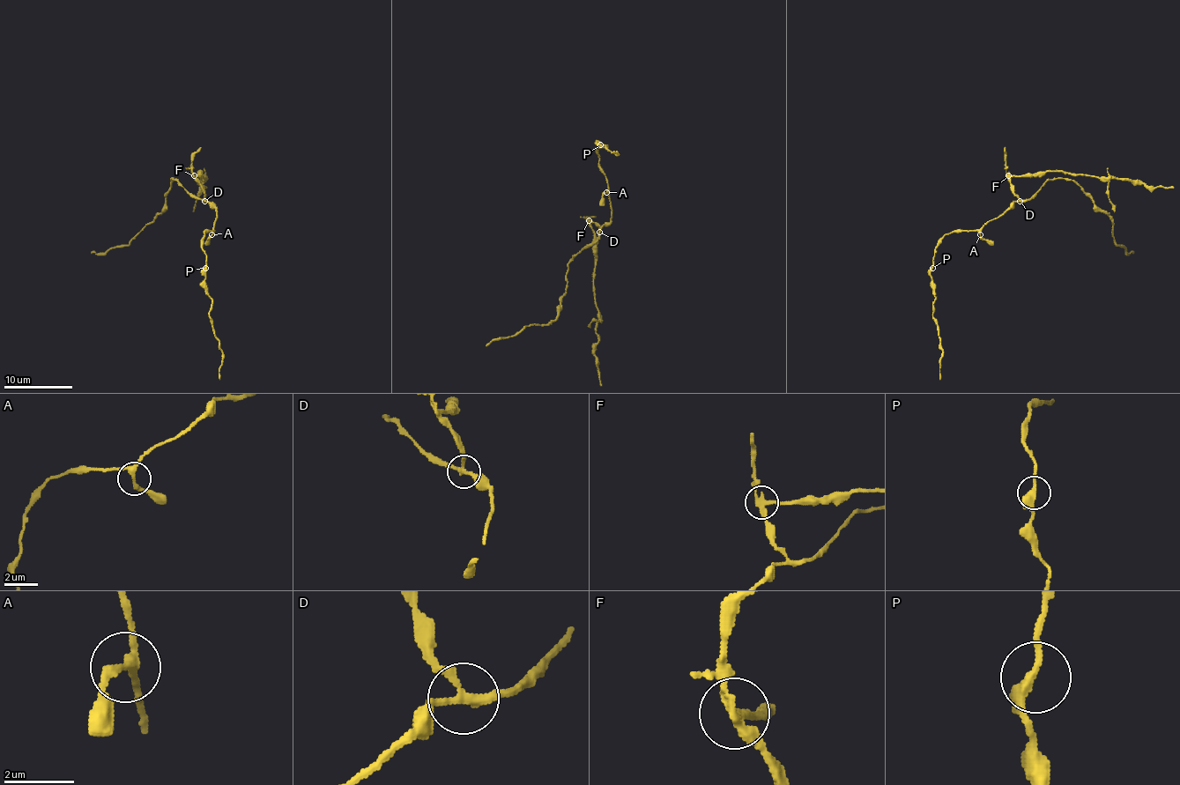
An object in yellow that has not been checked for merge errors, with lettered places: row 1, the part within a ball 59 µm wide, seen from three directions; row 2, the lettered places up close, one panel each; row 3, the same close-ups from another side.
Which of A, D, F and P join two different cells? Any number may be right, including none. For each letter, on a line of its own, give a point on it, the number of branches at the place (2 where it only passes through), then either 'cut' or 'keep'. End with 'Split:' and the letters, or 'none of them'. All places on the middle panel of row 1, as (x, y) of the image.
A: place (606, 192); branches 3; keep
D: place (599, 232); branches 3; keep
F: place (589, 220); branches 3; cut
P: place (600, 144); branches 3; keep
Split: F

